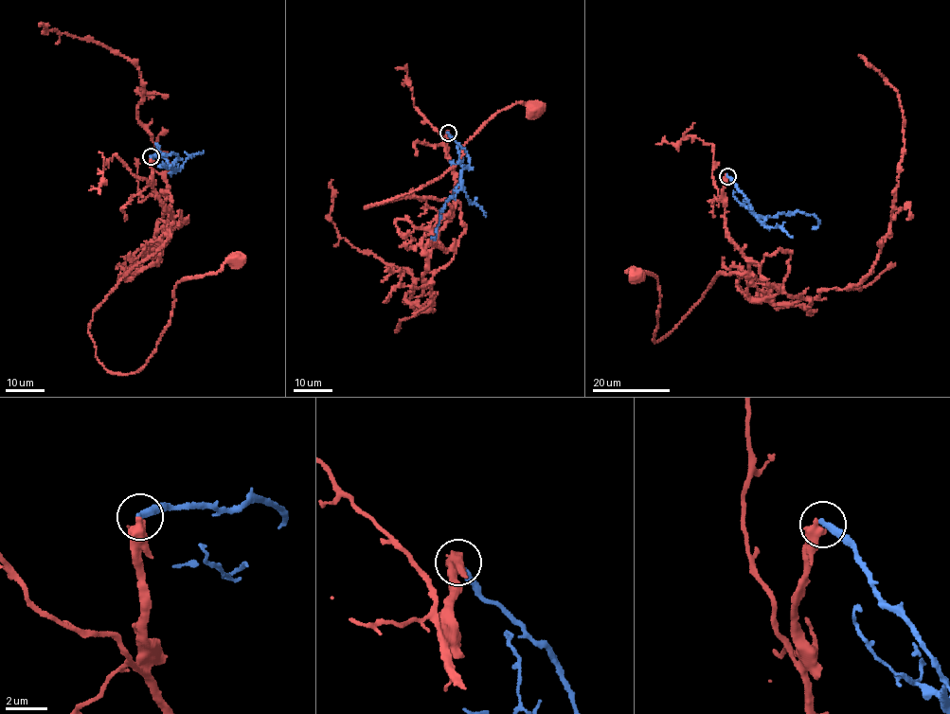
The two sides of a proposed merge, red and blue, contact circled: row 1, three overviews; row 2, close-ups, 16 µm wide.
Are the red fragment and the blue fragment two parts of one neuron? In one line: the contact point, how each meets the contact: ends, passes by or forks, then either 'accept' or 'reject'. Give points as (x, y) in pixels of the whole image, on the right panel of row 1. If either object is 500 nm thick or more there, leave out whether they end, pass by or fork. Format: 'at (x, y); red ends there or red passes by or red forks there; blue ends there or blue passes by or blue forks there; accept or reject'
at (727, 176); reject

